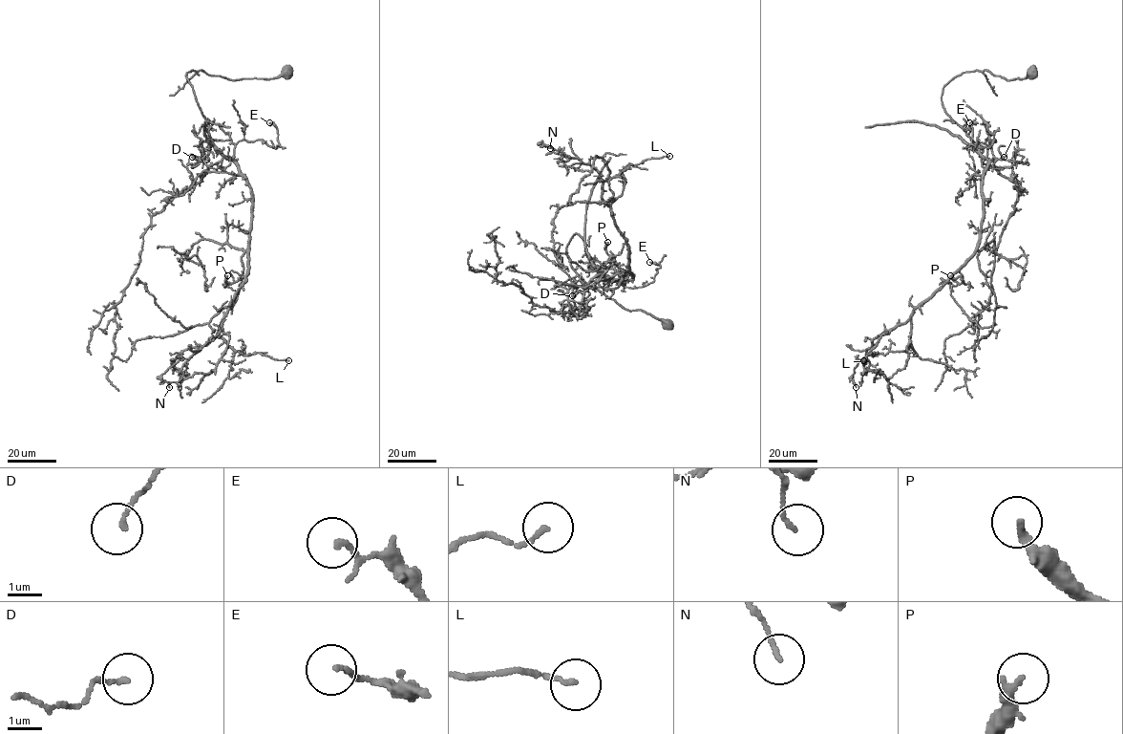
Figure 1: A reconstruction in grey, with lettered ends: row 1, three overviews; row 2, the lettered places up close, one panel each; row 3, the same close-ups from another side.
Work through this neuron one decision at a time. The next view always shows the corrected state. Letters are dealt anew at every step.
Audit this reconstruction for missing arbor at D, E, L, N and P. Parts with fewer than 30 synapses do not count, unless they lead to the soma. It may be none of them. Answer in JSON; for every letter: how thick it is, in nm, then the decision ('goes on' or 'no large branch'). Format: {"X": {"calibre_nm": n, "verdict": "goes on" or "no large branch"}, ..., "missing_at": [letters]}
{"D": {"calibre_nm": 120, "verdict": "no large branch"}, "E": {"calibre_nm": 100, "verdict": "no large branch"}, "L": {"calibre_nm": 120, "verdict": "no large branch"}, "N": {"calibre_nm": 120, "verdict": "no large branch"}, "P": {"calibre_nm": 280, "verdict": "no large branch"}, "missing_at": []}

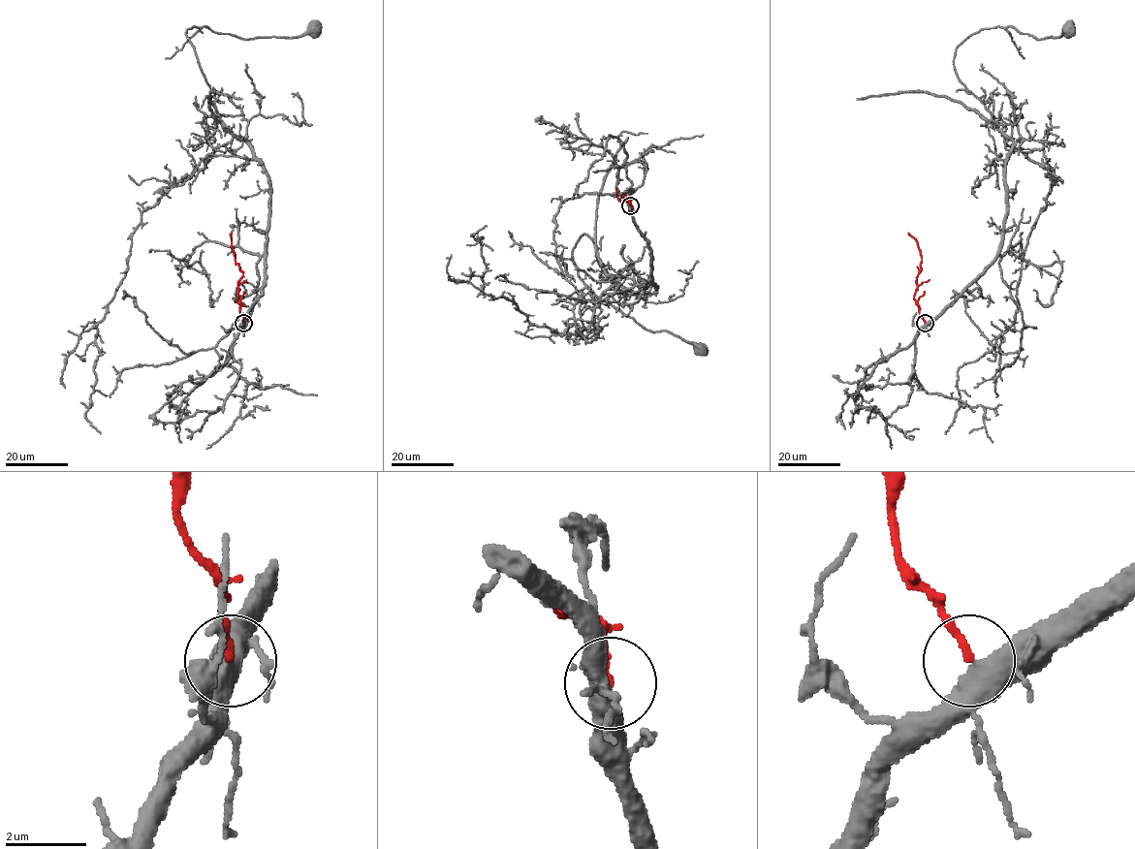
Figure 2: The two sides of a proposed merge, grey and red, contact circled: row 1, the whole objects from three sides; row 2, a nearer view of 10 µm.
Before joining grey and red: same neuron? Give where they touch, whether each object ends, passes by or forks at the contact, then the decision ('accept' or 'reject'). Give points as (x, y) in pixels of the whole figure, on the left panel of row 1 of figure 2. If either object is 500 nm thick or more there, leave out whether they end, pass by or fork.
(243, 323) | grey passes by | red ends | accept

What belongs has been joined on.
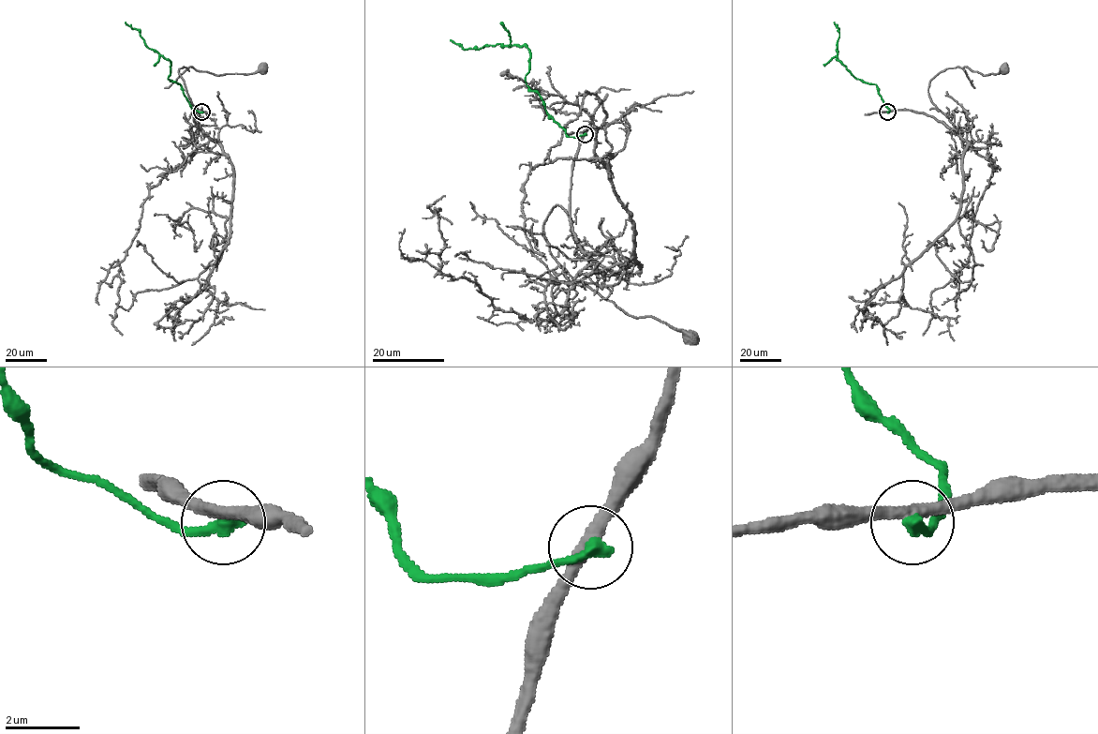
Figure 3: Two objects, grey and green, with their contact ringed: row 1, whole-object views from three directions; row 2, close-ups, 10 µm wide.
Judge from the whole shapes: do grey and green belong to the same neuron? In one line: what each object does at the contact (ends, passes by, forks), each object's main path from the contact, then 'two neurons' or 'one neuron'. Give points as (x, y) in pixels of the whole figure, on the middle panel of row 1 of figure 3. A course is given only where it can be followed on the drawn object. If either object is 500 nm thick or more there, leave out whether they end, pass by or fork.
grey passes by; green ends; course grey (585, 134), (570, 197), (582, 250), (556, 205), (543, 225), (550, 253), (617, 307), (690, 337); course green (585, 134), (570, 137), (526, 84), (531, 52), (524, 45), (465, 50), (451, 40); two neurons

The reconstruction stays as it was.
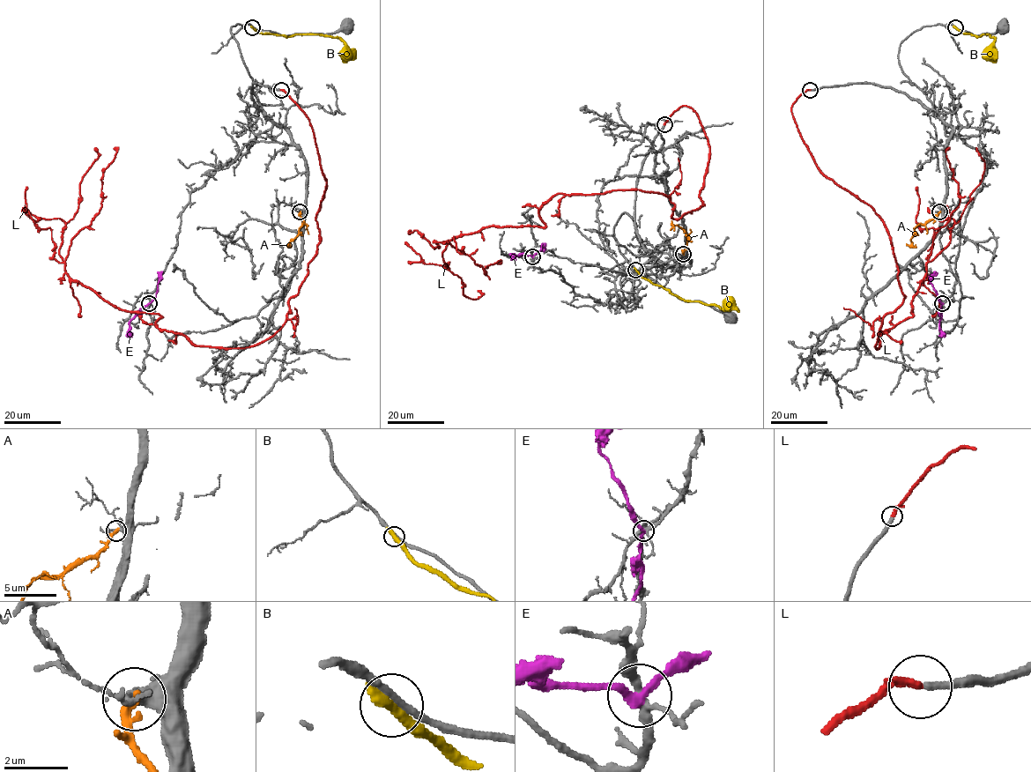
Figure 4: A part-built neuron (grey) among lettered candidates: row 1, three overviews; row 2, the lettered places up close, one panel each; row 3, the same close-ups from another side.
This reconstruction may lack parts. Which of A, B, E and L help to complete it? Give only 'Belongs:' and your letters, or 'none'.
Belongs: L

